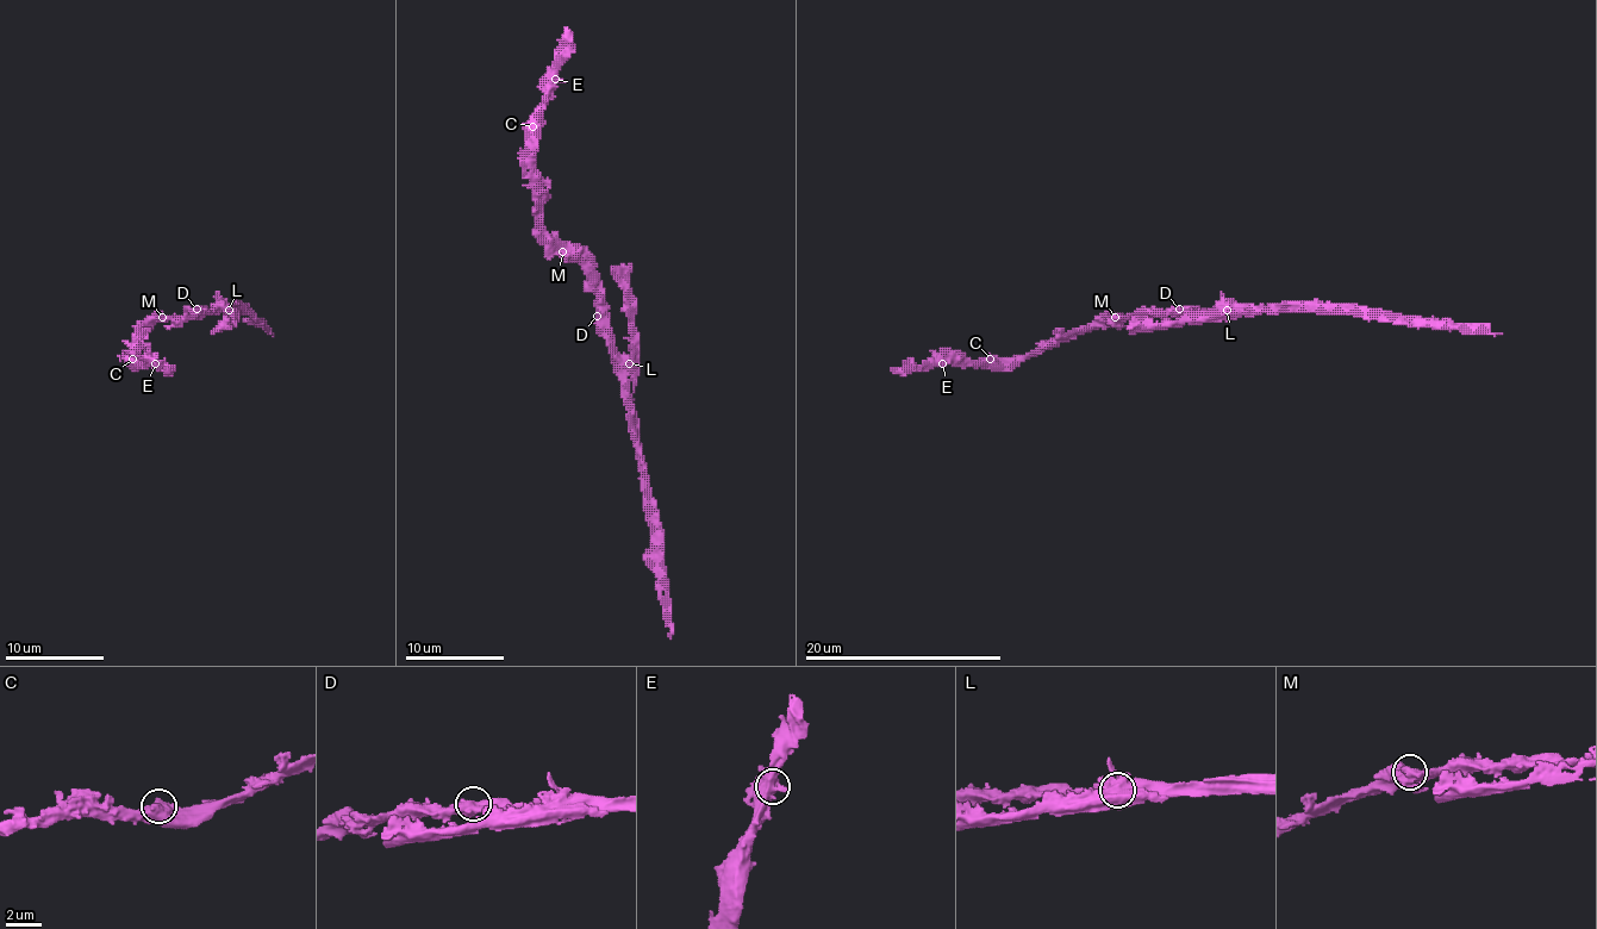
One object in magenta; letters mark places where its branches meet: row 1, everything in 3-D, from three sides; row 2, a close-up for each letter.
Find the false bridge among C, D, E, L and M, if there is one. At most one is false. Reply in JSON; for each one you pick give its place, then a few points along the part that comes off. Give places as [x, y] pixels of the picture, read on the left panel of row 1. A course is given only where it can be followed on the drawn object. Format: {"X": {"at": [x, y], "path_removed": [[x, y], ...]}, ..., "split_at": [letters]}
{"L": {"at": [229, 310], "path_removed": [[229, 309], [229, 322], [211, 334]]}, "split_at": ["L"]}

